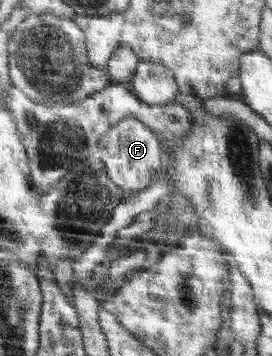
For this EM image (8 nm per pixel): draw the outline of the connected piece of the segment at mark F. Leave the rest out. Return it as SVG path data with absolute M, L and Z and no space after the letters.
M123 117L100 137L96 156L105 164L109 179L127 196L151 185L154 173L158 173L163 166L164 148L149 126L134 117Z

